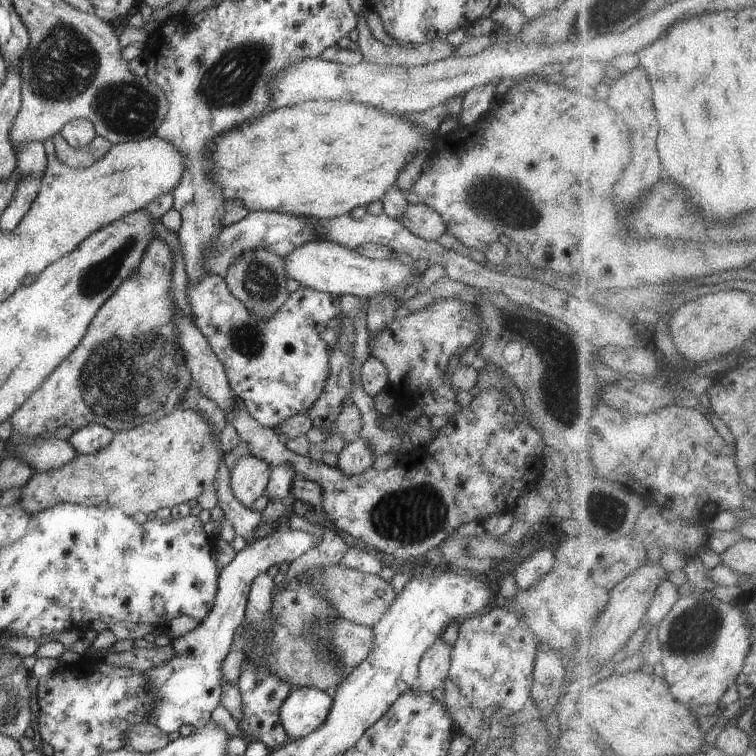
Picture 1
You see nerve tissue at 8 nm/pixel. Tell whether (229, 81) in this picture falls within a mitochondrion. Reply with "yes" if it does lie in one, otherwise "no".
yes

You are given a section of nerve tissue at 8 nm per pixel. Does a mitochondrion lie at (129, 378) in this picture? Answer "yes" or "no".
yes

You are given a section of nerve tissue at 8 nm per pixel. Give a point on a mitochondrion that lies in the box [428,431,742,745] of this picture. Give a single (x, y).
(698, 630)

